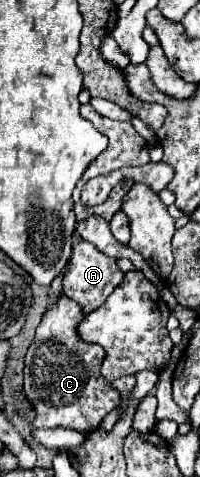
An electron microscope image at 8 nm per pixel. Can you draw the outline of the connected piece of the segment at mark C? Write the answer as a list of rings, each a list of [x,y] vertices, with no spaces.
[[[61,297],[59,303],[45,313],[25,355],[25,395],[37,409],[35,427],[67,427],[79,433],[93,431],[101,419],[119,405],[119,393],[113,385],[105,385],[99,373],[105,351],[79,337],[77,327],[85,319],[83,309]]]

